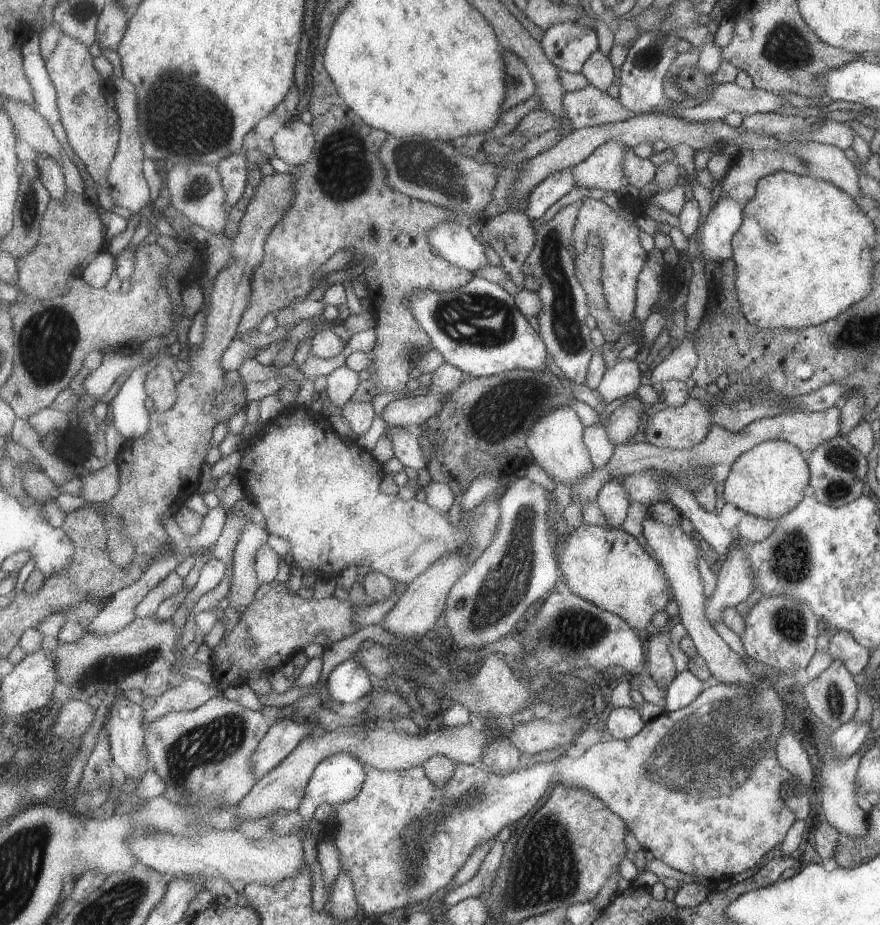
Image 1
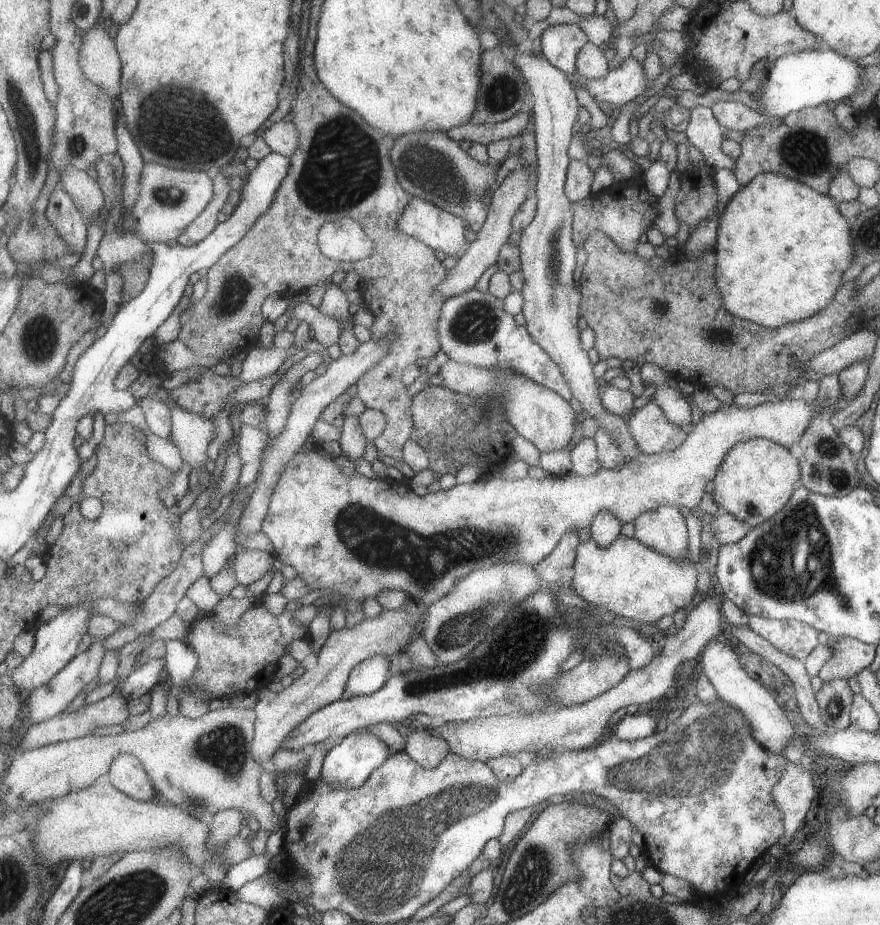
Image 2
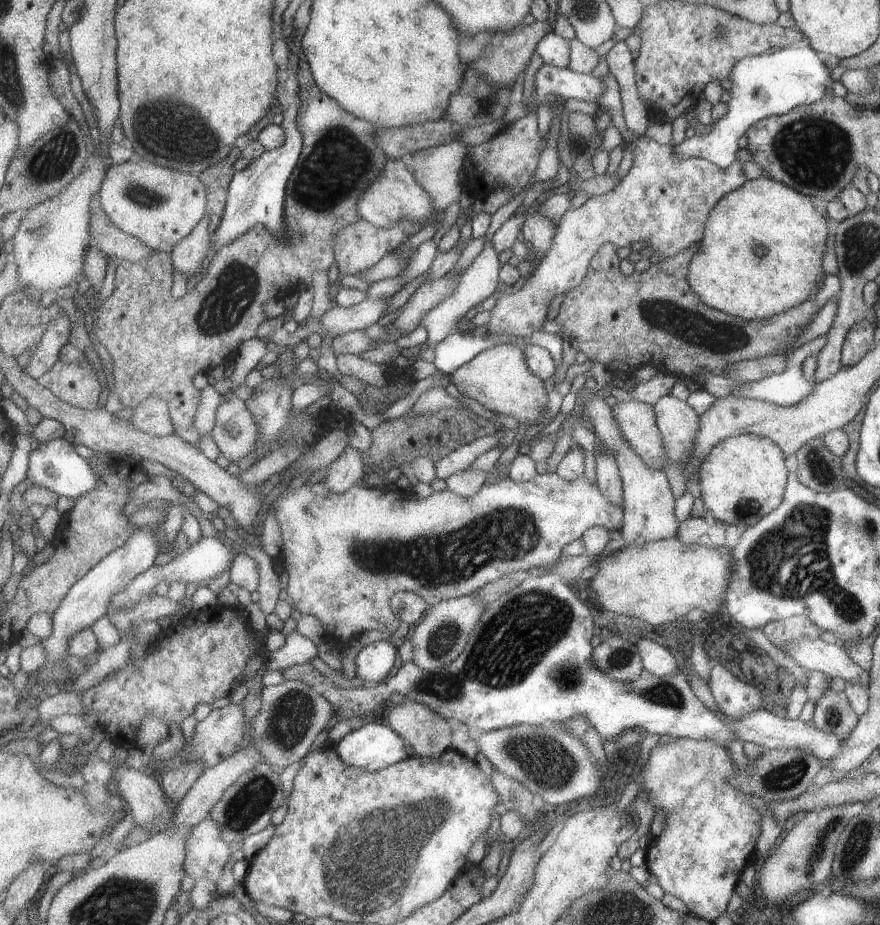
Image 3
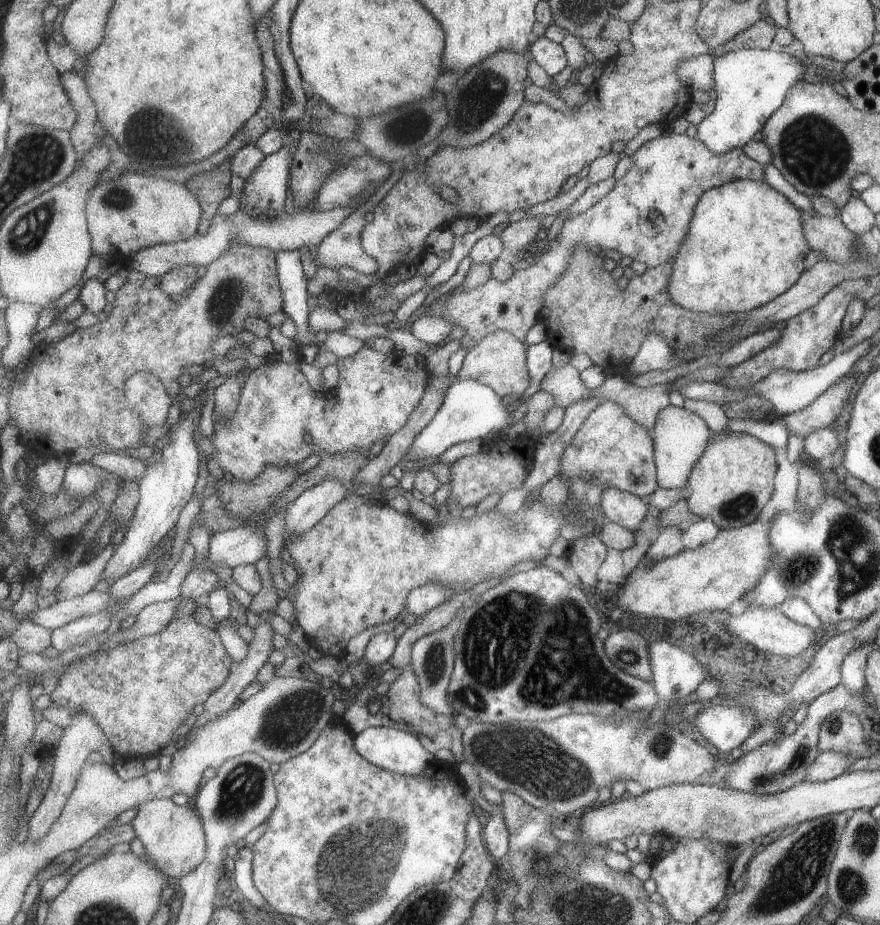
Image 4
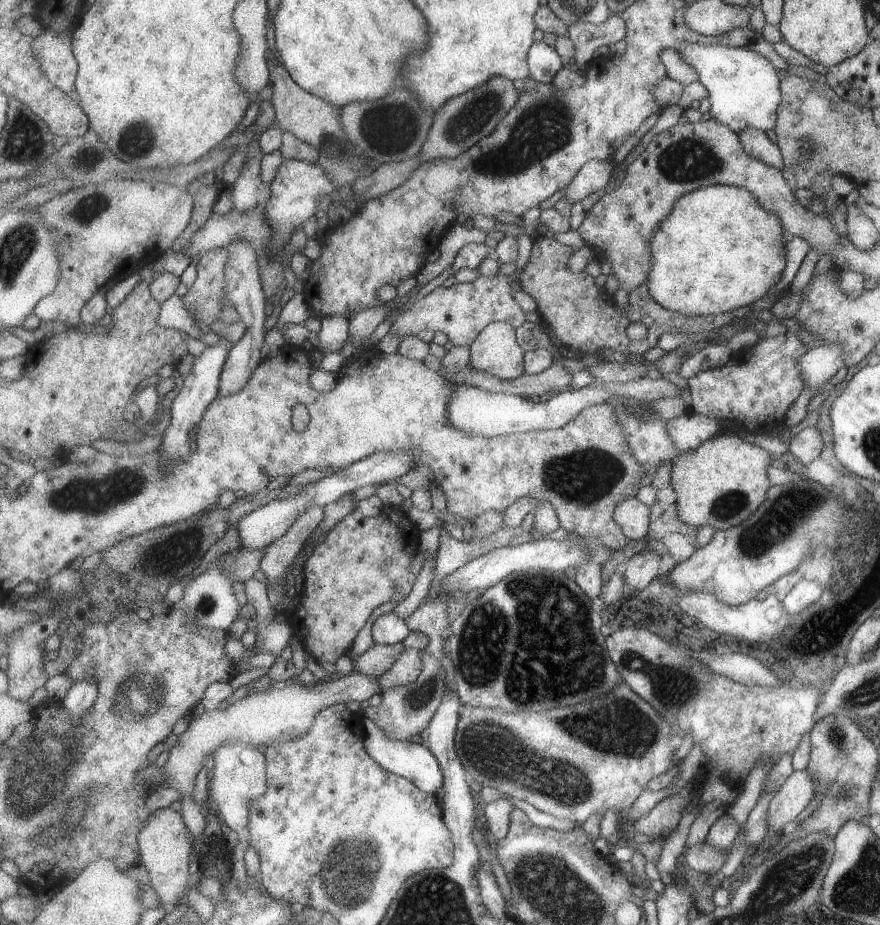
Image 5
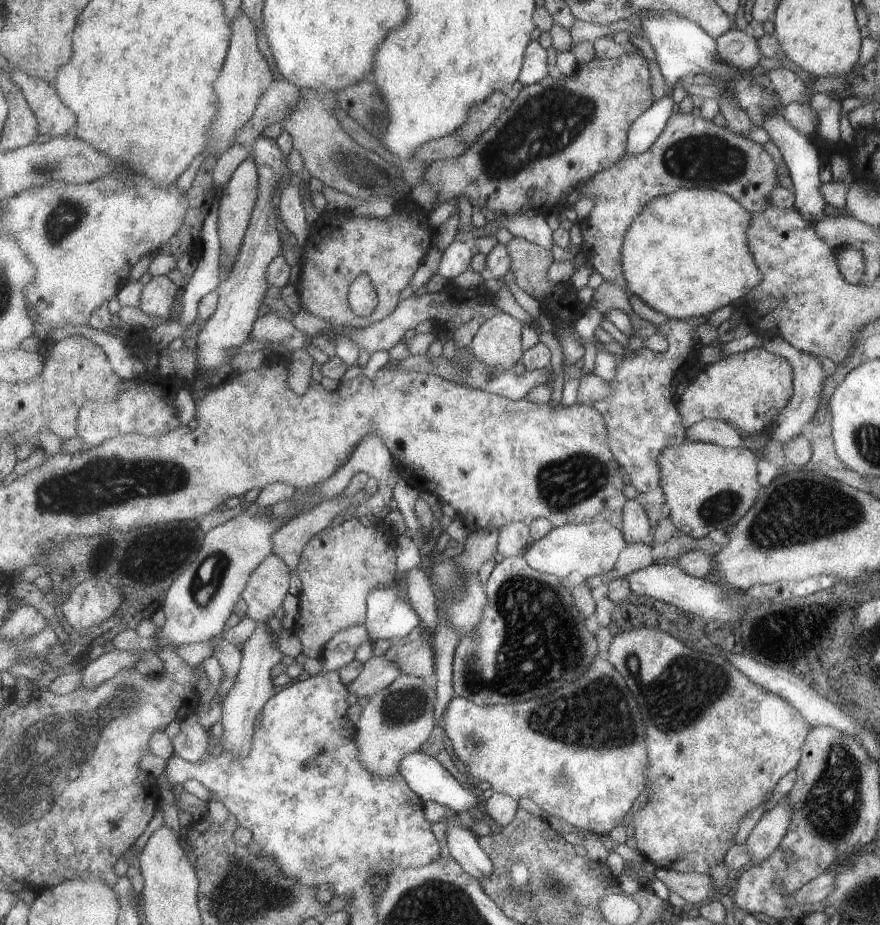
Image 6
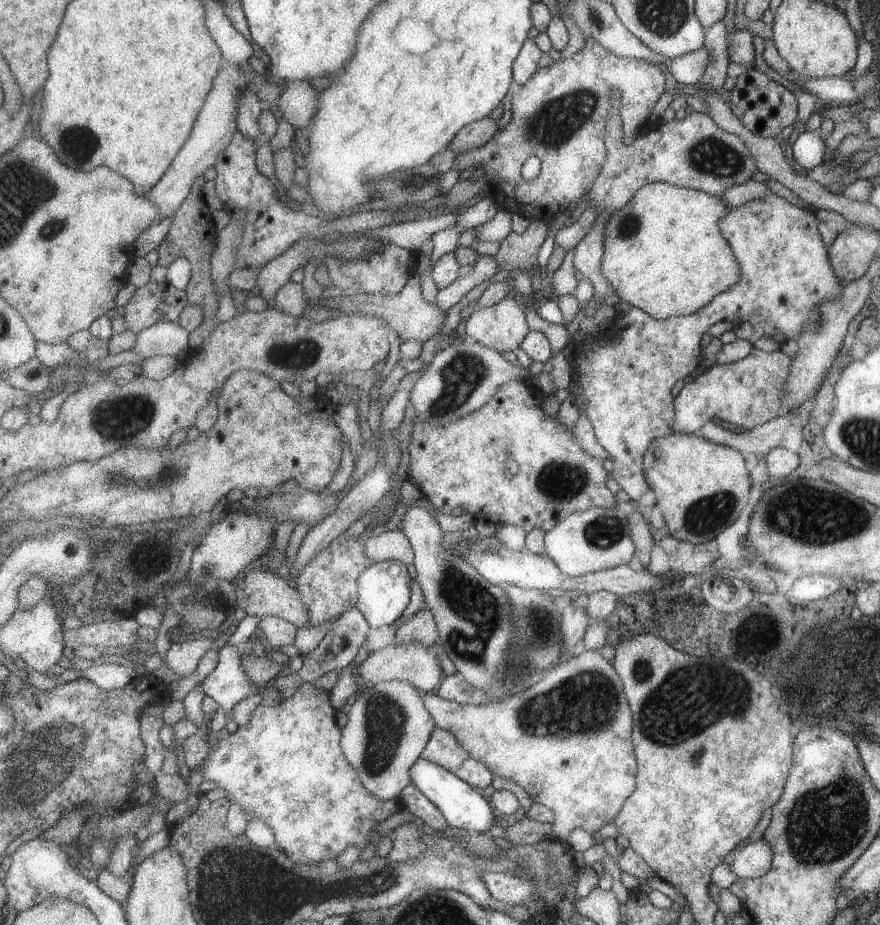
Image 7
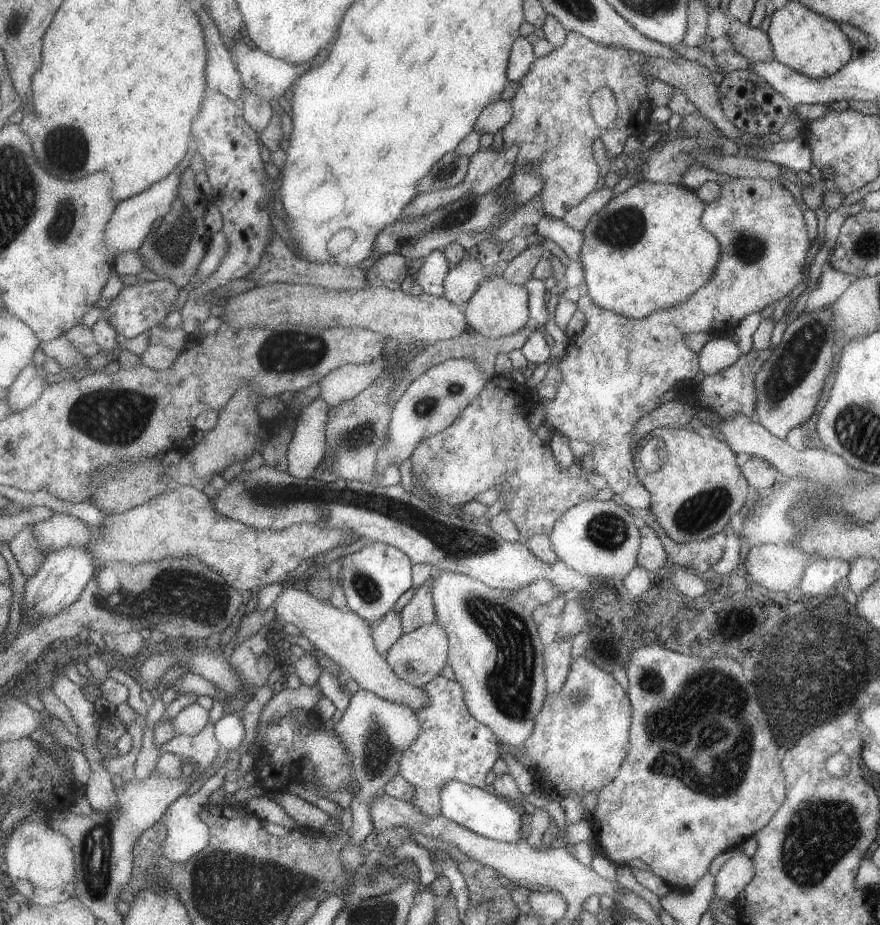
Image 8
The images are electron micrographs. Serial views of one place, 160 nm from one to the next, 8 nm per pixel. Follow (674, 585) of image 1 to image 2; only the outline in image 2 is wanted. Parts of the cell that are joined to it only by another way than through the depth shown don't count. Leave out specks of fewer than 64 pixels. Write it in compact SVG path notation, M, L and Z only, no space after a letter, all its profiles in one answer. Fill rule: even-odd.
M663 505L655 510L642 512L641 515L632 520L635 527L633 537L659 554L672 559L683 559L688 555L687 528L684 517L679 514L679 509L673 505ZM720 638L709 640L699 654L701 671L713 685L719 699L742 712L752 728L755 740L770 753L779 755L792 740L796 727L791 726L789 715L785 716L785 712L777 706L777 702L771 698L771 694L743 671L735 650Z

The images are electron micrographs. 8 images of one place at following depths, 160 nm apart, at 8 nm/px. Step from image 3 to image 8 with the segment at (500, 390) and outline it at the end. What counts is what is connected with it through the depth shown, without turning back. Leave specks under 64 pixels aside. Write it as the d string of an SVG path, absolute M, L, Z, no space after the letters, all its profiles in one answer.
M500 274L488 282L484 280L481 283L481 287L477 289L477 292L466 304L466 319L469 328L483 333L486 337L491 337L492 339L507 338L508 336L515 335L519 331L522 331L527 324L531 322L529 303L530 296L525 285L515 285Z

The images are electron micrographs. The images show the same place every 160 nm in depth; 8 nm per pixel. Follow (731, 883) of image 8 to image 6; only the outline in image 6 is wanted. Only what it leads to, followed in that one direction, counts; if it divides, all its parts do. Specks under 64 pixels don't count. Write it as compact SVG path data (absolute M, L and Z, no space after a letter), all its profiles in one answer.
M786 796L781 797L772 808L763 811L746 836L744 847L751 853L750 861L753 865L760 863L775 850L789 826L792 810Z

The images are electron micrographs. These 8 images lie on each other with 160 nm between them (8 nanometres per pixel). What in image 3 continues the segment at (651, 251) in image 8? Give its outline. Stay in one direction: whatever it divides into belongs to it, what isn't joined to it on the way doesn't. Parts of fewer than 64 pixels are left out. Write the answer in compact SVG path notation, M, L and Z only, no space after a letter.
M761 175L754 179L746 179L746 182L741 184L740 187L734 188L733 191L729 191L725 196L722 196L708 215L704 235L699 240L700 247L692 257L691 264L688 265L688 285L694 290L696 296L700 296L703 304L706 304L707 307L746 321L769 319L791 307L797 307L798 304L803 303L809 296L813 296L817 292L817 282L821 280L821 272L823 272L821 270L821 258L823 258L823 252L825 252L825 236L827 236L825 218L811 206L807 195L792 189L781 181L773 180L771 177Z

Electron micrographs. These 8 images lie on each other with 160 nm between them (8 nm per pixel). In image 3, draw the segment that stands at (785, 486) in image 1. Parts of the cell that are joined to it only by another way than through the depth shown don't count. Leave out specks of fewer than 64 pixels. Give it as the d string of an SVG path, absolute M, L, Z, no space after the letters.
M754 434L723 439L702 461L697 482L707 513L717 522L750 527L782 502L785 490L785 464L782 450L769 438Z

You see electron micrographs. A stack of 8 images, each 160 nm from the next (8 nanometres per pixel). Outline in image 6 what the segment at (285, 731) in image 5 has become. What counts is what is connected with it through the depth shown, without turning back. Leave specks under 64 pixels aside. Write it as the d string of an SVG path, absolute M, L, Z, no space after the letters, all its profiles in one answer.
M385 655L372 656L364 665L363 672L348 686L348 691L359 698L370 699L403 674L400 666Z

